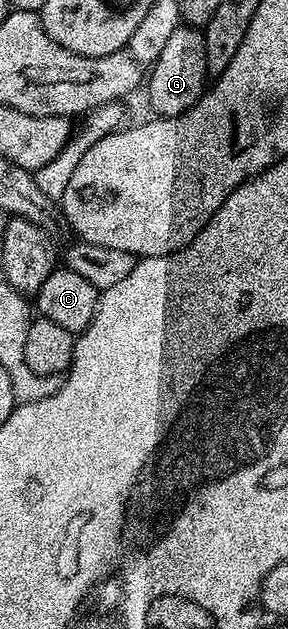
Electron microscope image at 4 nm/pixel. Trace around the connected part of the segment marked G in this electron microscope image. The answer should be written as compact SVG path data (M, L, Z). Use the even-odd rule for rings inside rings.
M177 26L175 32L171 32L163 52L159 52L159 60L153 62L147 74L149 106L153 109L152 113L163 118L174 118L187 112L205 93L205 78L209 77L204 33L195 26Z

